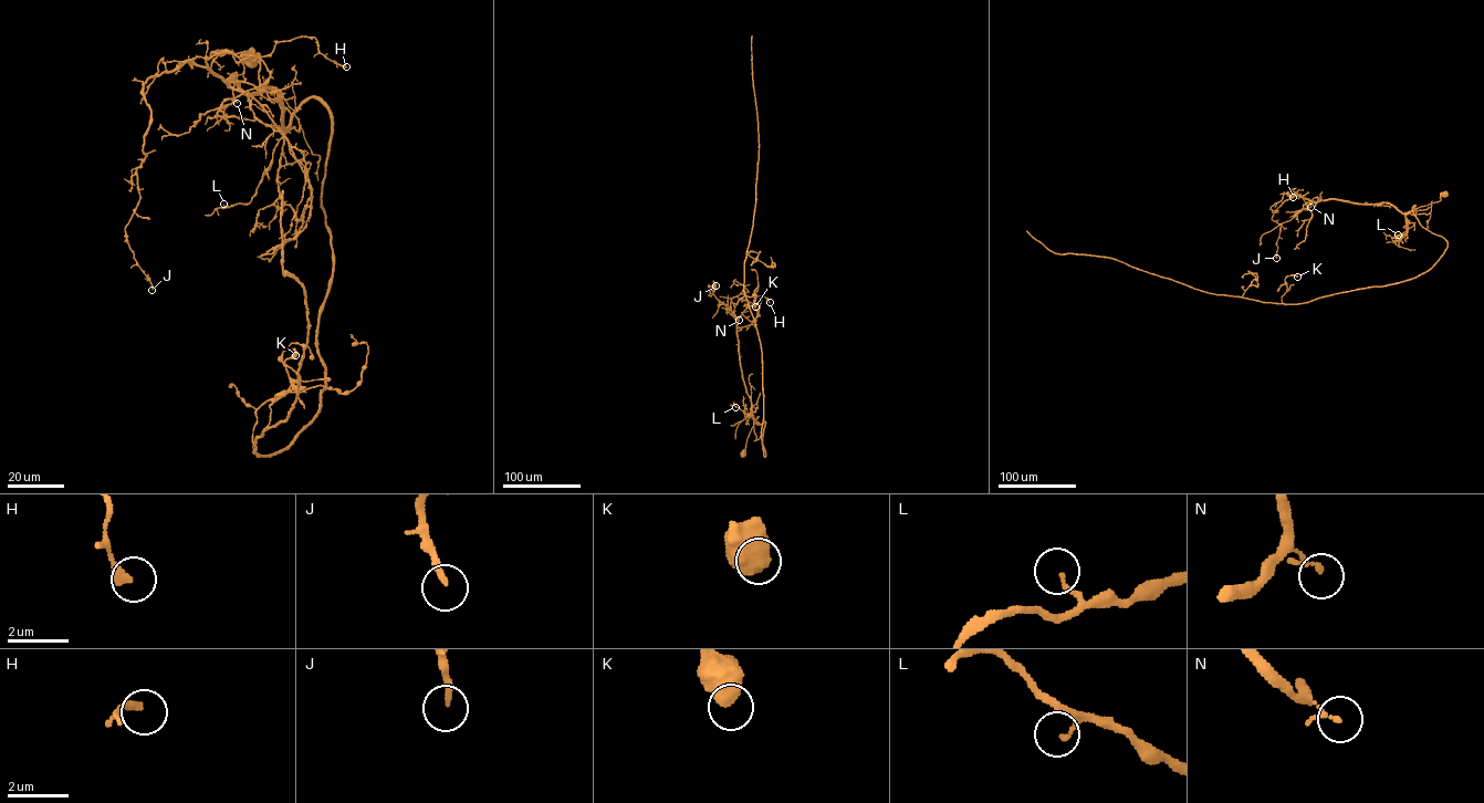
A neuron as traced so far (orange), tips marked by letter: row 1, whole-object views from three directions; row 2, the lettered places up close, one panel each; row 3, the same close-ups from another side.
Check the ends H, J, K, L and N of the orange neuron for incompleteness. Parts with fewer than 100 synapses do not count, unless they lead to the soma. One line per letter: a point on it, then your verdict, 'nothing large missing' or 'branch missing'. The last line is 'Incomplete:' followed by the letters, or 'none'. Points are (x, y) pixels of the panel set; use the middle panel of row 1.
H: place (770, 302); nothing large missing
J: place (716, 285); nothing large missing
K: place (755, 306); nothing large missing
L: place (735, 407); nothing large missing
N: place (739, 320); nothing large missing
Incomplete: none

